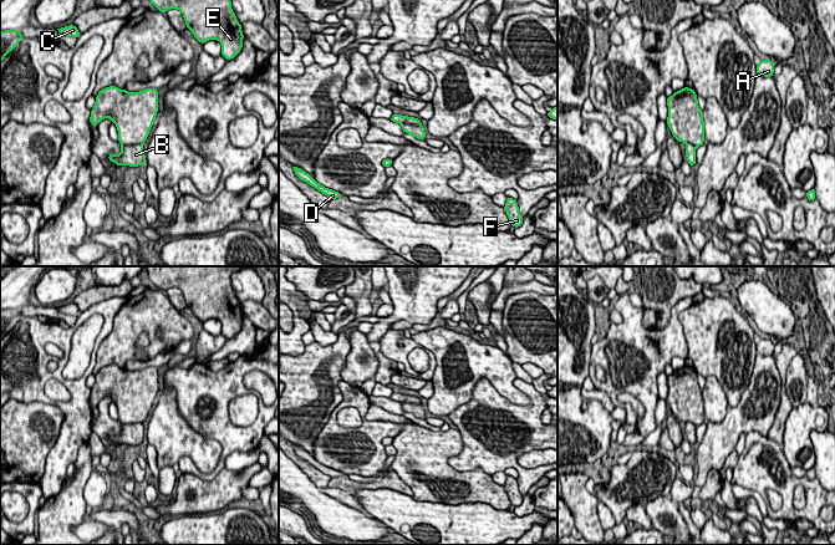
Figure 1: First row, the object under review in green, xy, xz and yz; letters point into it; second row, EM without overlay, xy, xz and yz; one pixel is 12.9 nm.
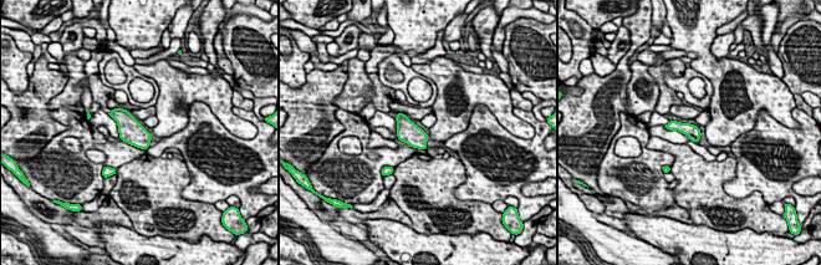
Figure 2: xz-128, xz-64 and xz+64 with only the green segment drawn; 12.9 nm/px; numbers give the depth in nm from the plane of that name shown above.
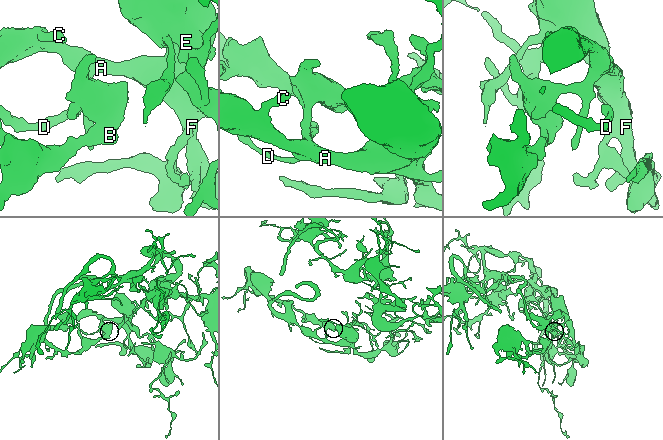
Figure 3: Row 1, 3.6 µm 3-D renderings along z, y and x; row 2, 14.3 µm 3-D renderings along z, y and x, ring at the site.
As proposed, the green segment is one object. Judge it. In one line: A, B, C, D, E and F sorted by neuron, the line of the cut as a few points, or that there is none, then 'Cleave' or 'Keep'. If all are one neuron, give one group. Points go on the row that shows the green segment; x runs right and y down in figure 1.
Groups: A B C D E F. No split. Keep

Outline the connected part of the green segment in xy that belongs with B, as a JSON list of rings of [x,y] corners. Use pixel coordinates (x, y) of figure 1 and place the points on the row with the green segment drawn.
[[[110,86],[98,92],[91,109],[90,124],[98,124],[111,118],[118,131],[122,144],[119,154],[108,154],[108,159],[117,165],[138,167],[146,164],[143,143],[158,113],[158,90],[147,88],[128,92]]]

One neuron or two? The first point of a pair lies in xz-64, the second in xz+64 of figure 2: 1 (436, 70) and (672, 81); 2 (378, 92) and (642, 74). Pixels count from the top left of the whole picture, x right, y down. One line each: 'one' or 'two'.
1: two
2: two

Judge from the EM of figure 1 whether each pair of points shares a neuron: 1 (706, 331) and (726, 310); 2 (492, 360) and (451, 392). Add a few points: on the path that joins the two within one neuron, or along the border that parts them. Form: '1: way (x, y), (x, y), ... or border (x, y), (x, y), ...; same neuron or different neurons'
1: way (708, 325), (719, 314); same neuron
2: way (482, 370), (471, 381), (461, 386); same neuron

